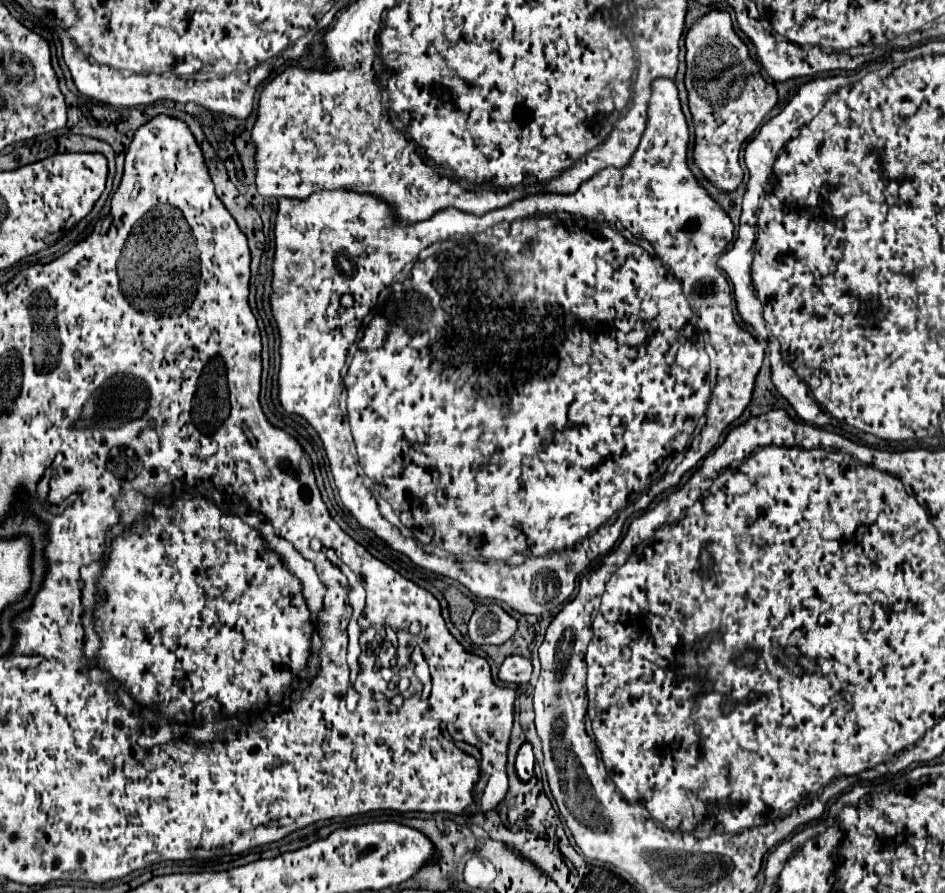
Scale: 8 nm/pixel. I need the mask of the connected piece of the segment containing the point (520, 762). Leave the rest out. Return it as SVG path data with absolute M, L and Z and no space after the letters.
M528 742L522 744L522 748L518 750L516 774L522 782L528 782L534 776L534 752L532 752L532 746Z

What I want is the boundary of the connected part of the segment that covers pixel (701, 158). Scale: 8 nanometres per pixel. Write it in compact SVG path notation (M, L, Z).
M712 8L690 26L686 34L684 86L694 122L692 158L712 186L722 192L734 192L744 178L738 162L740 146L776 106L778 94L776 88L760 76L756 60L750 58L748 46L734 32L726 10Z

